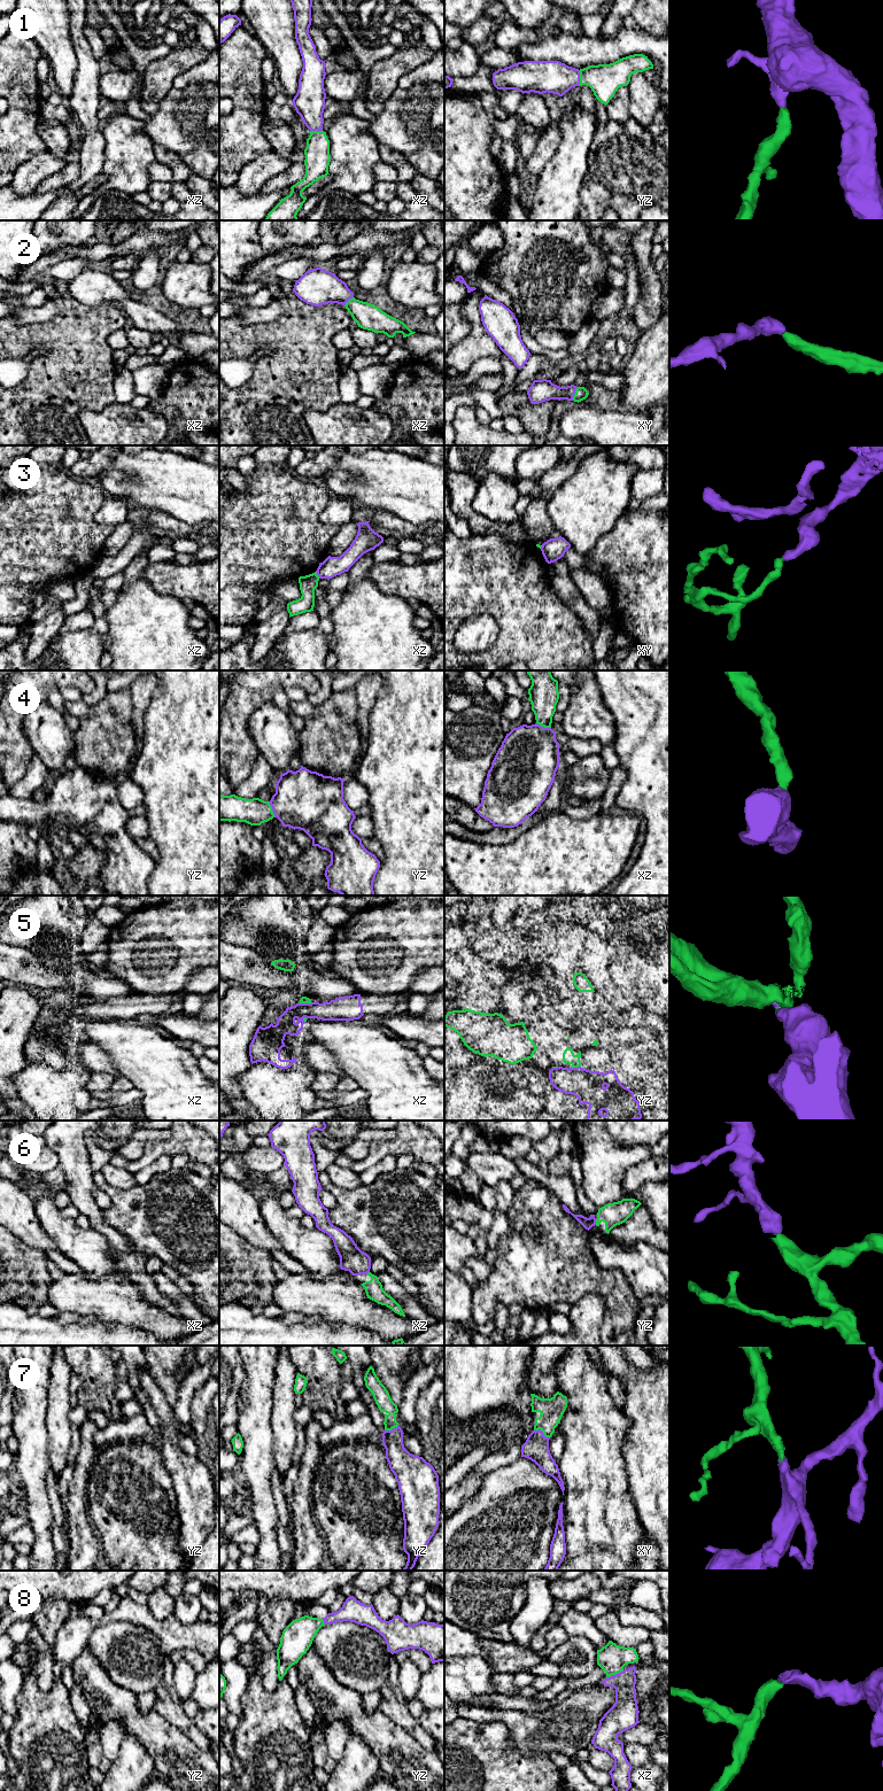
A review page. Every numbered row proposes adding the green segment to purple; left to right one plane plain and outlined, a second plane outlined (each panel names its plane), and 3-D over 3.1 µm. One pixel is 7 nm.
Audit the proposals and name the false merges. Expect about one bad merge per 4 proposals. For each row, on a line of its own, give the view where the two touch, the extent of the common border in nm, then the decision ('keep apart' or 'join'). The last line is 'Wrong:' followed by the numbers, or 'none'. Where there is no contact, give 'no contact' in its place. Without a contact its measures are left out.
1: yz | 110 nm | join
2: xy | 100 nm | join
3: xz | 60 nm | keep apart
4: yz | 120 nm | join
5: yz | 60 nm | keep apart
6: yz | 40 nm | join
7: xy | 130 nm | join
8: xz | 130 nm | join
Wrong: 3, 5

